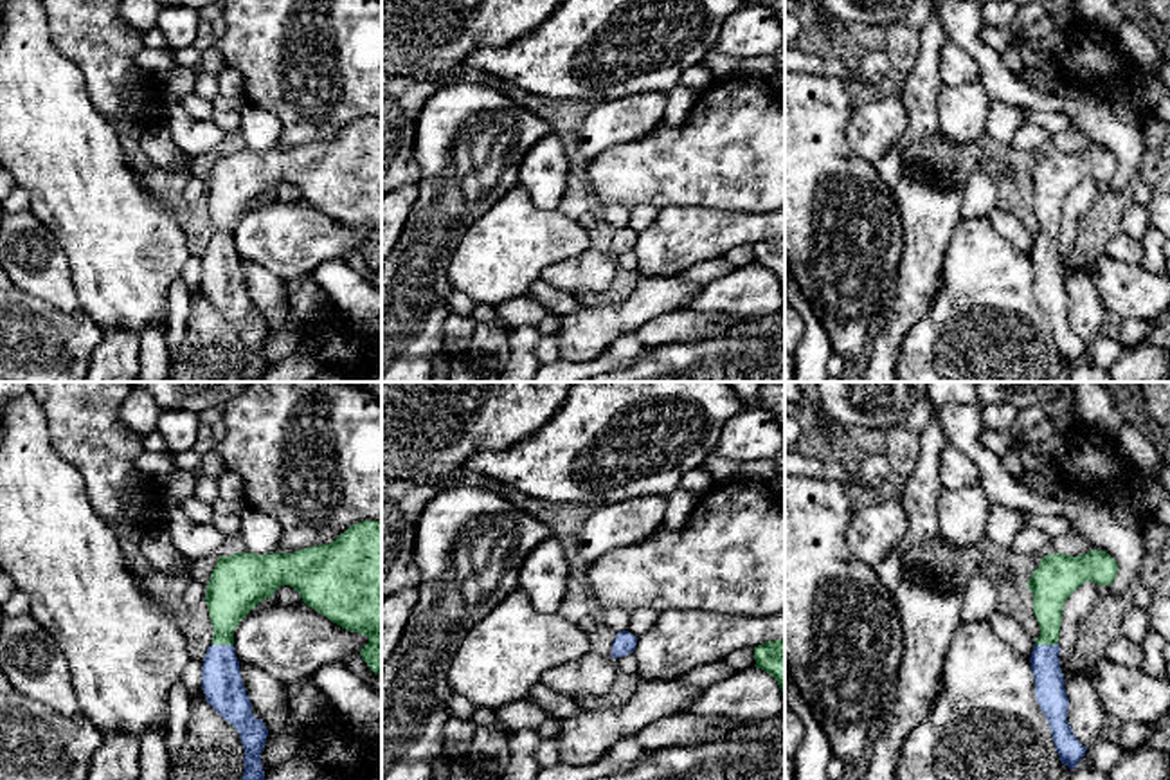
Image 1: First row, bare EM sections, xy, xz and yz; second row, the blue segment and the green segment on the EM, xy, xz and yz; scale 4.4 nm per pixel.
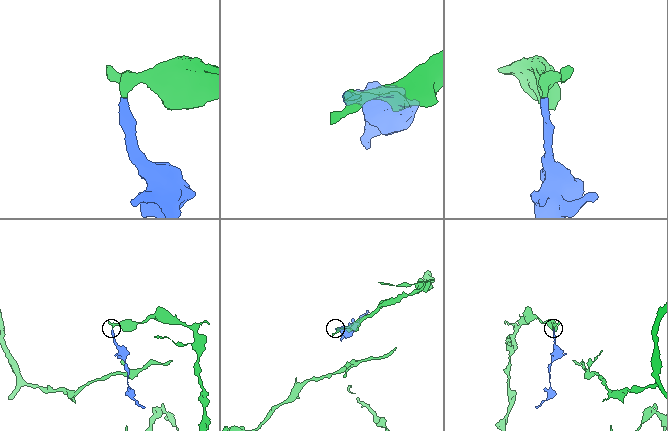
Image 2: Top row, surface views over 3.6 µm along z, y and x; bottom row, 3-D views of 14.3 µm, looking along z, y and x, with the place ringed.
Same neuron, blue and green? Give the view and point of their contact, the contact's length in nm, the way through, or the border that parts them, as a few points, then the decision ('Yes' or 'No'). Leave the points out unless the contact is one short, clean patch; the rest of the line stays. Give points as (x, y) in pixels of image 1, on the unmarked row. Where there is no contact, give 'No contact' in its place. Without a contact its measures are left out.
Touches blue at yz (1046, 242). Shared border 110 nm. Yes

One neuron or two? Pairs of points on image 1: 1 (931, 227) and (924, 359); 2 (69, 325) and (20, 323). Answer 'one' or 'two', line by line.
1: two
2: one

